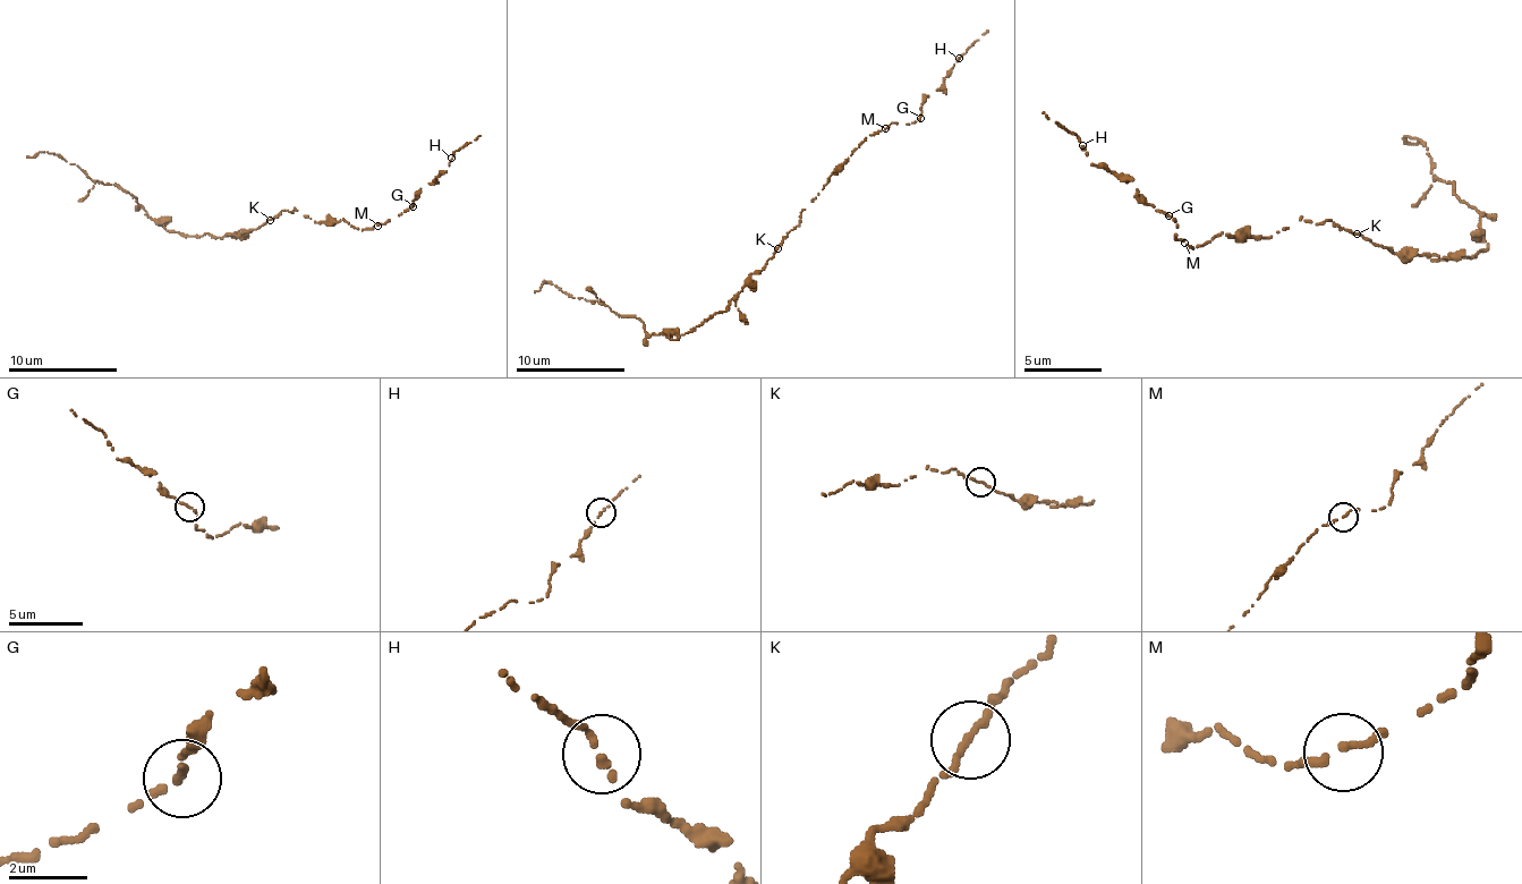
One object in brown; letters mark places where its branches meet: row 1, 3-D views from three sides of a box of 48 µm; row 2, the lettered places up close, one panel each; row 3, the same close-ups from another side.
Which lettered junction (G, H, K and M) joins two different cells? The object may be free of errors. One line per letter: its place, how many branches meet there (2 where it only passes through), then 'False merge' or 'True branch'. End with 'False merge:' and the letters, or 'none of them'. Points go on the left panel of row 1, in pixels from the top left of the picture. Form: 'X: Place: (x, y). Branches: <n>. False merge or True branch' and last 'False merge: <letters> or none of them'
G: Place: (413, 206). Branches: 2. True branch
H: Place: (451, 158). Branches: 2. True branch
K: Place: (270, 220). Branches: 2. True branch
M: Place: (377, 226). Branches: 2. True branch
False merge: none of them

